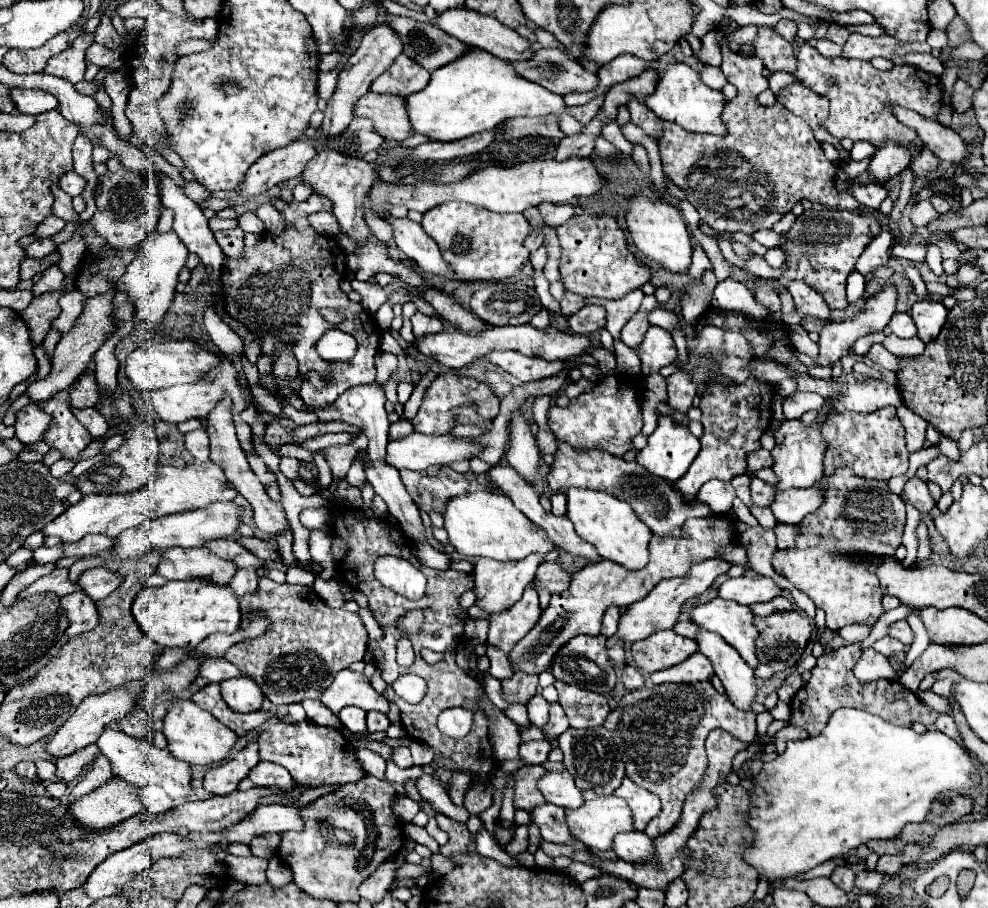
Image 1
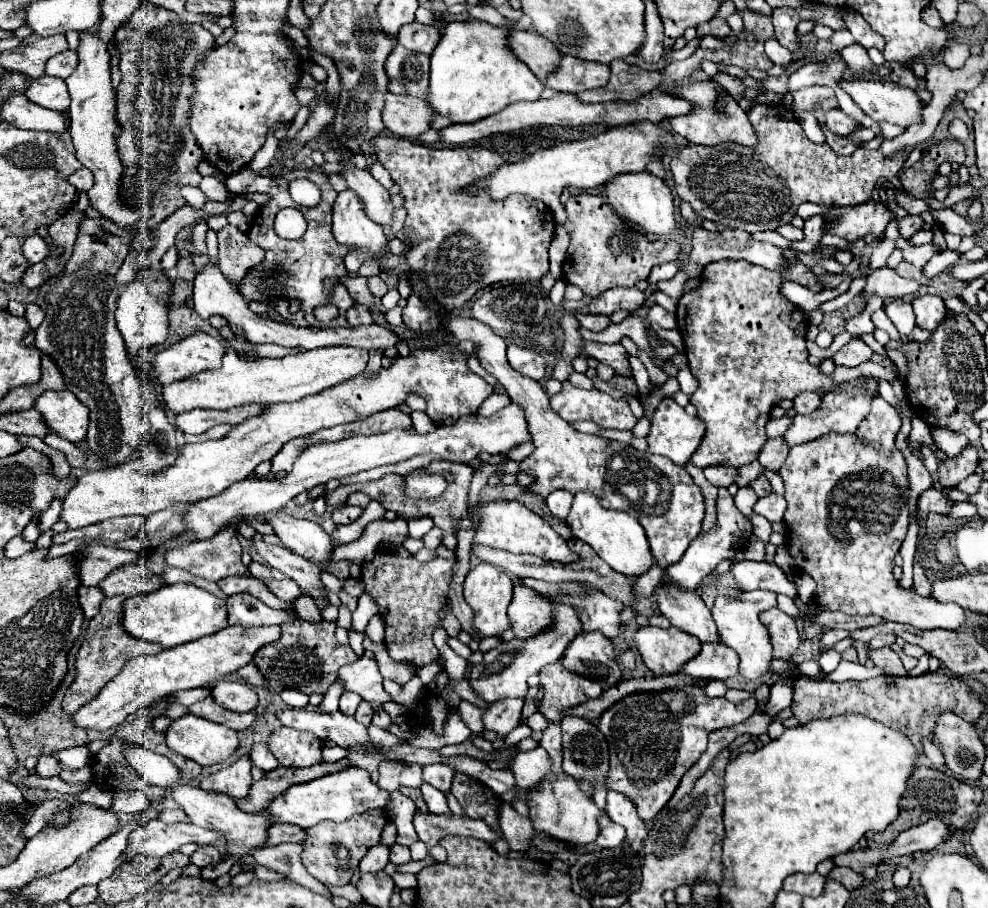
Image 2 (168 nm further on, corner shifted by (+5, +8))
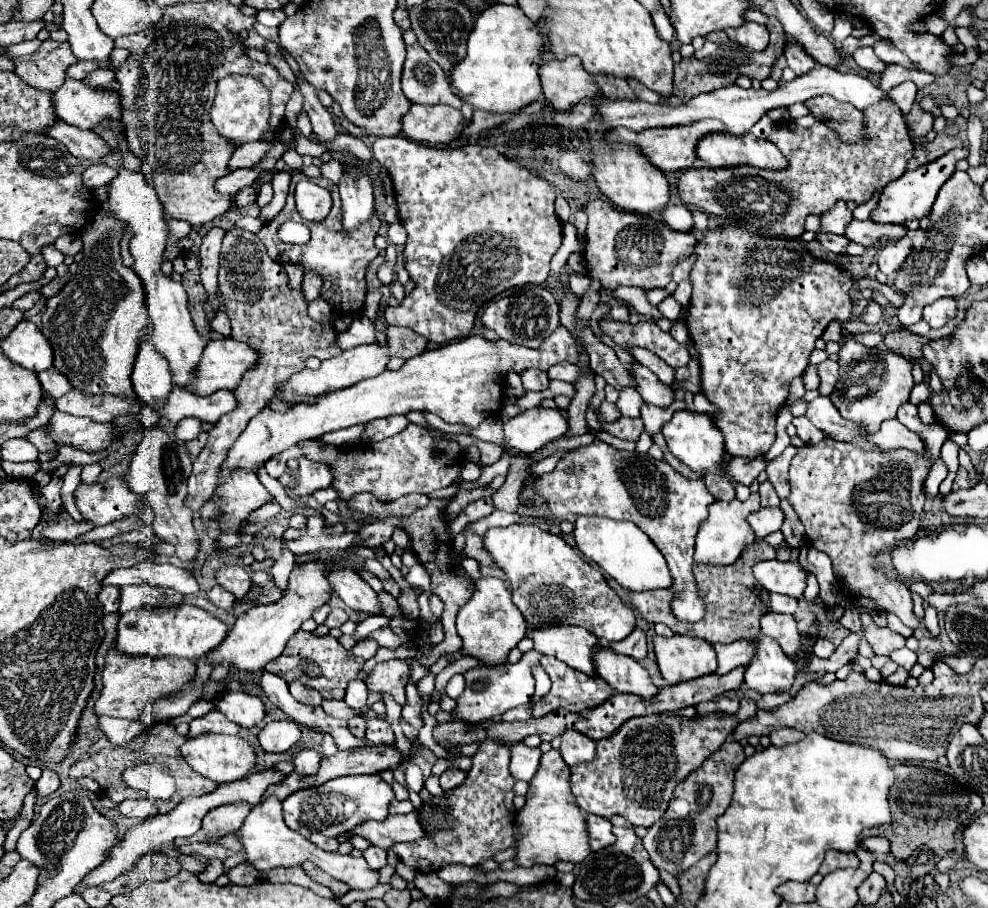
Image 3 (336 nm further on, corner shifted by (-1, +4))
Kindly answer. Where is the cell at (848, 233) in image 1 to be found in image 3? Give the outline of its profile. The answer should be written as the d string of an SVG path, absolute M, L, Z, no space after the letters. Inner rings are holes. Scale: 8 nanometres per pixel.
M956 148L948 154L944 154L940 160L926 164L924 168L912 170L912 172L904 172L898 180L892 180L884 190L882 196L878 200L878 206L872 210L870 218L876 222L890 222L890 224L904 224L906 220L920 220L924 216L930 214L932 204L936 200L936 194L940 190L940 186L952 176L954 172L954 164L962 158L968 156L966 148Z

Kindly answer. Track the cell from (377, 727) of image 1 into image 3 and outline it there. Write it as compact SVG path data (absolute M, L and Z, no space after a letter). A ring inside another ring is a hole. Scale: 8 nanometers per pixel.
M362 714L362 716L354 716L354 718L350 718L348 720L348 728L356 734L356 736L364 736L364 732L366 732L366 722L368 722L368 718Z

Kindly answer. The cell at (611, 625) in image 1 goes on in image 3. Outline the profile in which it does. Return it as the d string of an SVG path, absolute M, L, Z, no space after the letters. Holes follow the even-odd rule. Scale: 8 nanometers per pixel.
M510 524L490 528L482 538L484 546L498 560L498 566L514 586L512 600L524 614L528 628L532 628L532 624L582 626L606 644L620 642L634 630L636 616L632 608L620 600L614 588L610 588L604 574L576 554L562 536L534 524Z

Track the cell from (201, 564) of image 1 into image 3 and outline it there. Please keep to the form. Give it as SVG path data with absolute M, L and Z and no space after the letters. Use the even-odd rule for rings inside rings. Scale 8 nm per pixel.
M226 564L216 572L216 582L220 586L224 586L226 590L230 590L236 600L242 600L250 588L252 588L252 578L246 572L246 568L242 568L240 564Z

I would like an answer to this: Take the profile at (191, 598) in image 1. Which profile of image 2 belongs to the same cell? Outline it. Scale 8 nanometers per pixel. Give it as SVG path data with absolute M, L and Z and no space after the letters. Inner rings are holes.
M194 584L162 586L156 592L124 600L124 630L144 642L158 642L162 648L180 646L226 628L226 602Z

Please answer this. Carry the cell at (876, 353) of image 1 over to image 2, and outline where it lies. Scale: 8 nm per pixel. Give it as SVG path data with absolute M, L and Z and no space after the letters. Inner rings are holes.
M850 340L832 356L834 366L846 366L846 368L868 362L870 358L872 358L872 350L862 340Z

